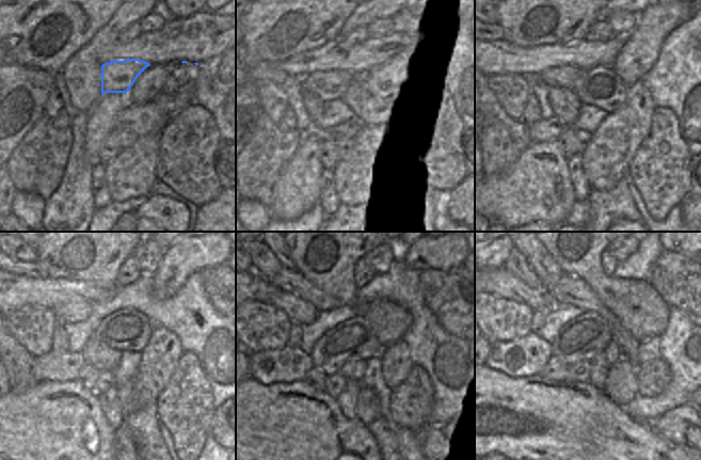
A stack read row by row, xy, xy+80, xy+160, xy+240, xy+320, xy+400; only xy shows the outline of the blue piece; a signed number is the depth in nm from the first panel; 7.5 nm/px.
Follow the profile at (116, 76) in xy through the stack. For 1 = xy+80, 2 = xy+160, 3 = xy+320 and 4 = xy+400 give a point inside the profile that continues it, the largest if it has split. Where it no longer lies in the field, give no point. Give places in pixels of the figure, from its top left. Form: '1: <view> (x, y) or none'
1: xy+80 (332, 84)
2: xy+160 (564, 77)
3: xy+320 (299, 311)
4: xy+400 (497, 282)

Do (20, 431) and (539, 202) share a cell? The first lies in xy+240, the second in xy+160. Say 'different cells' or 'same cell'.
same cell

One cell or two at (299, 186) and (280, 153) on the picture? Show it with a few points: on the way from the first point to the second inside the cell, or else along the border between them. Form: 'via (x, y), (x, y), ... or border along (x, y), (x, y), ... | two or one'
border along (300, 143), (274, 184), (274, 187) | two

